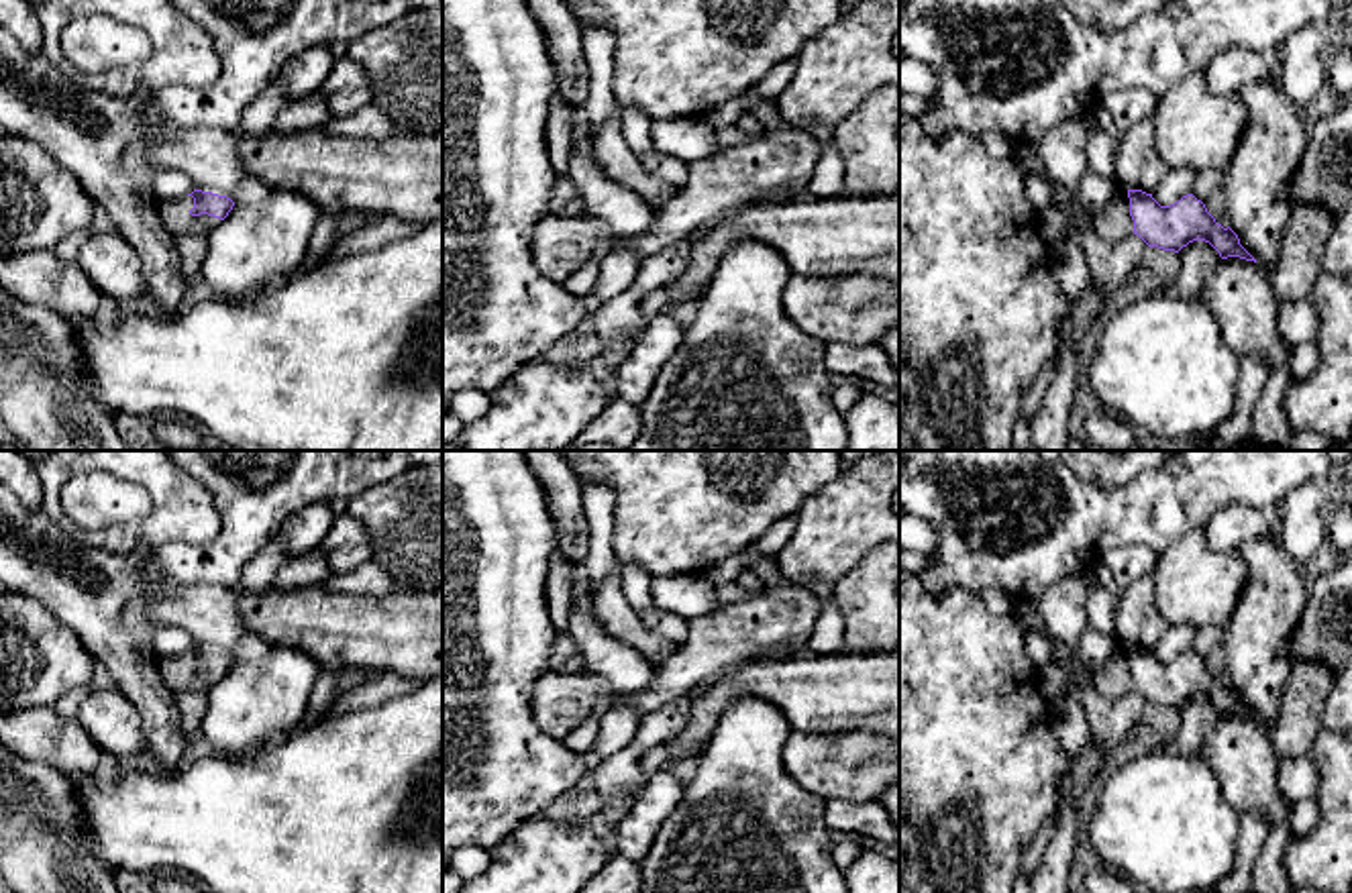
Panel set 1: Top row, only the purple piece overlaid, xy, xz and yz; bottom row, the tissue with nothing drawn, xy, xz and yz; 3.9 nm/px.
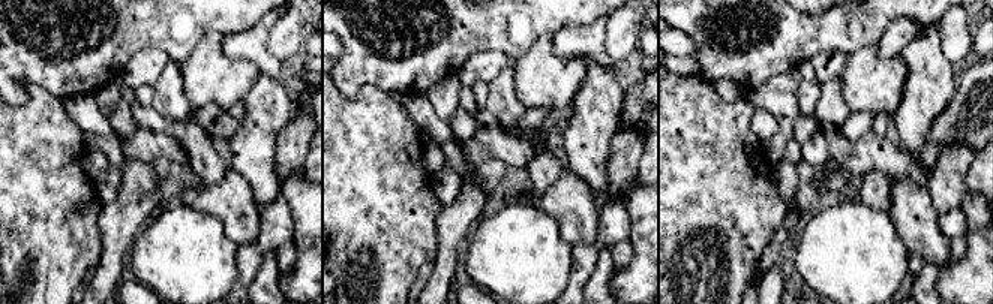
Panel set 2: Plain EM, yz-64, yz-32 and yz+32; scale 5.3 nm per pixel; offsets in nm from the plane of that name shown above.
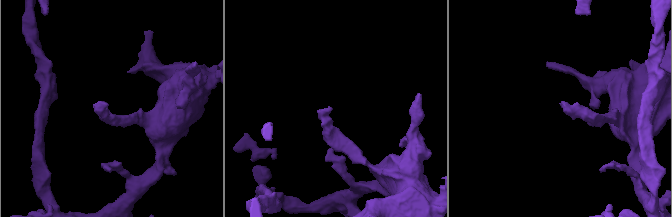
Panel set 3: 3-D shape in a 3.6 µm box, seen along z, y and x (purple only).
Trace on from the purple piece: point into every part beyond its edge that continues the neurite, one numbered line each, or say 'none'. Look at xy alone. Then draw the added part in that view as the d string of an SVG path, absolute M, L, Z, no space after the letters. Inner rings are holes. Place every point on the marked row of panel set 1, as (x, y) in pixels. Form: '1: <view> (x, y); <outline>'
1: xy (174, 215); M184 196L177 200L163 200L155 214L171 234L208 234L220 222L220 218L208 214L192 216L192 208L194 198Z

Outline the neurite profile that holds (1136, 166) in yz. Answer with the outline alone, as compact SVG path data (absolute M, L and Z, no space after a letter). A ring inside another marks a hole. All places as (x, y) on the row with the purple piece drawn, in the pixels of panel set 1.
M1152 116L1122 133L1122 147L1113 159L1113 177L1120 188L1152 194L1166 171L1168 167L1156 151Z

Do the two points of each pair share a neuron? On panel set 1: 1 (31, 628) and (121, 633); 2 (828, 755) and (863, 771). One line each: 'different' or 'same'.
1: different
2: same

